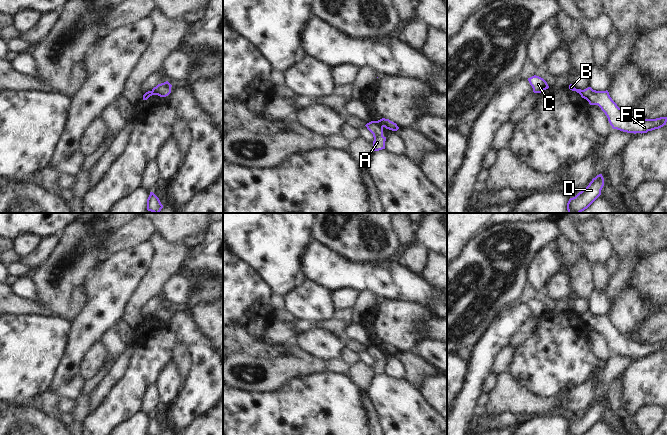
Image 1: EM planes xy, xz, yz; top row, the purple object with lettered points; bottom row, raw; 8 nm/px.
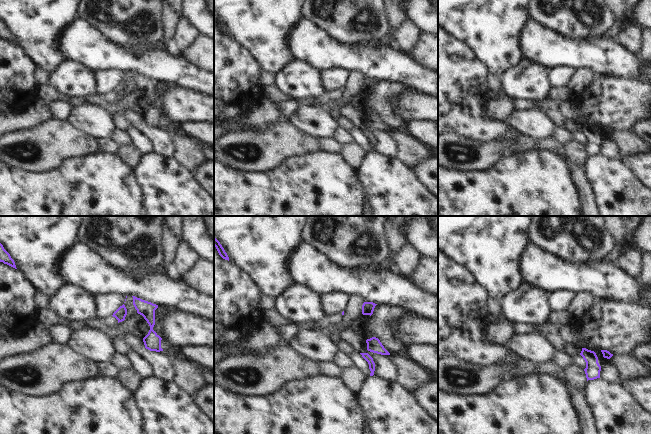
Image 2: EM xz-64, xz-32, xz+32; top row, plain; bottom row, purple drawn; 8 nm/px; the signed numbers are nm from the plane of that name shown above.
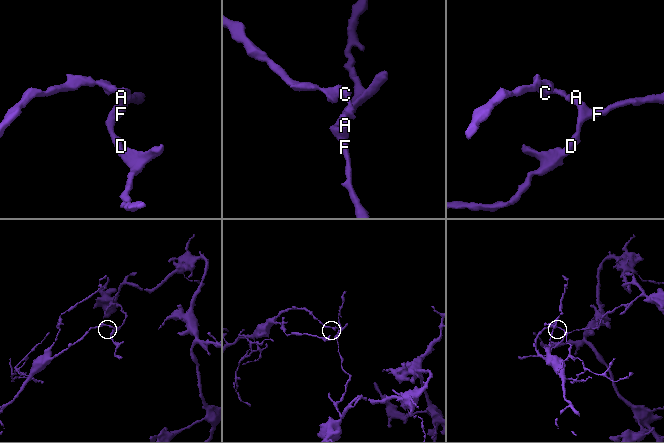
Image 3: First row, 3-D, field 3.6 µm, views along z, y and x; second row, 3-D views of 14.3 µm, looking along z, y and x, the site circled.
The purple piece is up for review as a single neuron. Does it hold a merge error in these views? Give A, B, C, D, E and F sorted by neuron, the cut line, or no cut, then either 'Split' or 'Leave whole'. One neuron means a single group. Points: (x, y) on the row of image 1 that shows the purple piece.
Groups: A D E F / B C. Split along xz (375, 121), (382, 127). Split

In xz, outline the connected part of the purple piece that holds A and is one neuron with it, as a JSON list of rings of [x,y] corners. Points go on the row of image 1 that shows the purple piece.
[[[371,121],[367,123],[365,126],[373,134],[374,151],[385,149],[386,137],[383,136],[383,127],[381,127],[376,121]]]

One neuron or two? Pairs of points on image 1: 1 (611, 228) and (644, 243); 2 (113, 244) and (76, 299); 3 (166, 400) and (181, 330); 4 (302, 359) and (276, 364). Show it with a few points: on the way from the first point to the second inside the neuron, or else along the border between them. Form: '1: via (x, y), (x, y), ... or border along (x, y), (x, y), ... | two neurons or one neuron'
1: via (619, 228), (629, 228), (636, 235) | one neuron
2: border along (109, 234), (98, 246), (101, 258) | two neurons
3: border along (170, 360), (161, 369), (156, 380) | two neurons
4: via (296, 362), (282, 364) | one neuron

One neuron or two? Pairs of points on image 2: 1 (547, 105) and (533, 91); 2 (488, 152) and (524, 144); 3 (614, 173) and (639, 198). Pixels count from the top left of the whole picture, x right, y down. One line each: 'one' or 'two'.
1: two
2: one
3: one

